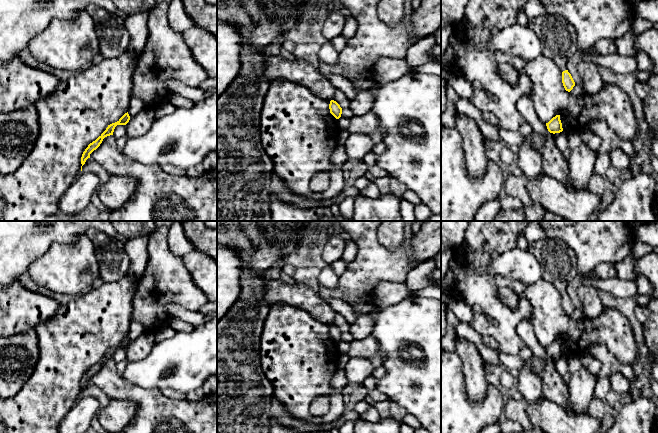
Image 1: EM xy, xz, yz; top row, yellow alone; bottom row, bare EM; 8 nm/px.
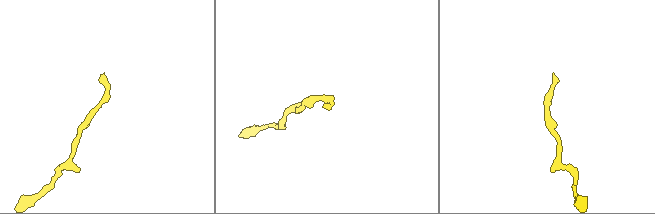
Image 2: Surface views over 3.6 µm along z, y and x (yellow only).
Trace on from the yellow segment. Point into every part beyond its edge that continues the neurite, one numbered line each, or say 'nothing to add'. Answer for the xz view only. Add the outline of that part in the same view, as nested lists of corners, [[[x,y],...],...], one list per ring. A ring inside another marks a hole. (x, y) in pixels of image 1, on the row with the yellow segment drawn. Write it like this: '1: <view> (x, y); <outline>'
nothing to add

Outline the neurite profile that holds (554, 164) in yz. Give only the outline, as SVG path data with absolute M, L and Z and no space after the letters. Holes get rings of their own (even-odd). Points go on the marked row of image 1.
M544 138L544 145L539 149L543 157L543 174L566 184L568 182L567 160L557 148L555 139Z

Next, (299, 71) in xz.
M269 55L265 60L263 76L269 82L281 78L299 83L320 98L334 99L336 90L334 86L318 69L305 60L287 60L281 55Z

